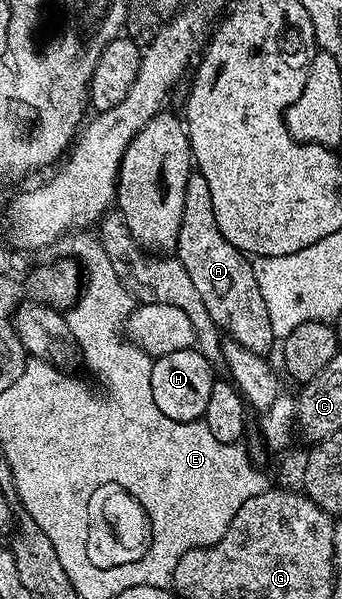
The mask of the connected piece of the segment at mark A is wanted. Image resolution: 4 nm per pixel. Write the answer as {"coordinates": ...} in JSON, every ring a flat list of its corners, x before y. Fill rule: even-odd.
{"coordinates":[[192,172,185,184,185,208,181,212,177,256,185,272,189,272,189,280,193,280,197,292,201,292,201,300,205,300,205,308,209,308,209,316,220,331,249,352,270,355,271,345,276,345,277,339,273,324,269,324,265,296,261,296,261,288,257,288,257,276,253,276,248,255,225,240,213,212,209,184,198,172]]}

